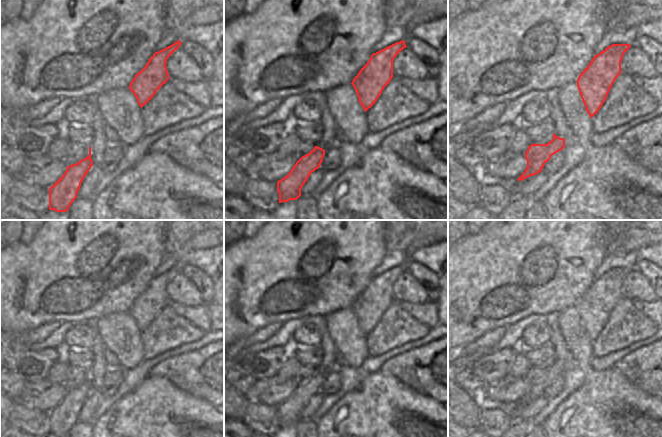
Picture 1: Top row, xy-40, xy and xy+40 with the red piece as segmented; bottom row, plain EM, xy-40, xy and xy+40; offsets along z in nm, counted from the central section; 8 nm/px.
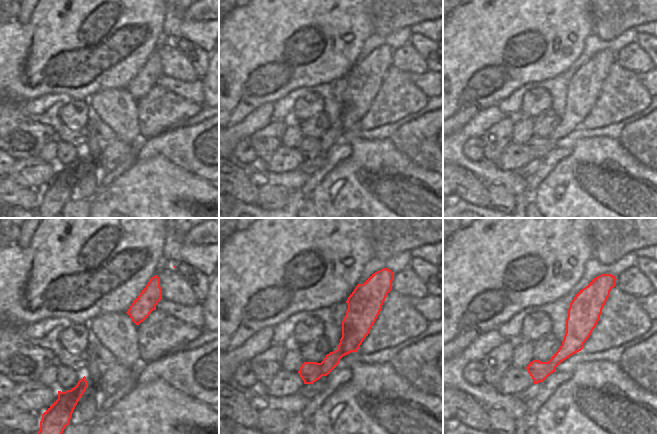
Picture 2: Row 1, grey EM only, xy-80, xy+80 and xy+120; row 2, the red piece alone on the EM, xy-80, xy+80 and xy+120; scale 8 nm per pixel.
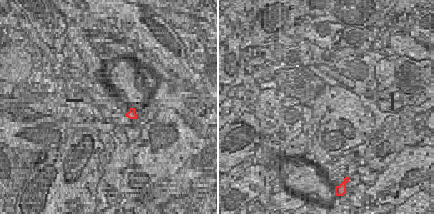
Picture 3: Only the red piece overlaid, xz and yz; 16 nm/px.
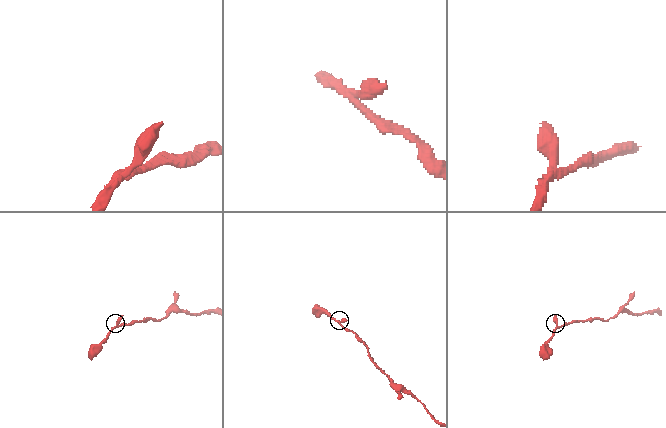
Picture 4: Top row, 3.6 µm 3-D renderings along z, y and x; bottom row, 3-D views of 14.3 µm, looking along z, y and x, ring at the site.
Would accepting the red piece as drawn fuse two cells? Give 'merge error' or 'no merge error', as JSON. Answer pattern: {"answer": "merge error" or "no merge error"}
{"answer": "merge error"}

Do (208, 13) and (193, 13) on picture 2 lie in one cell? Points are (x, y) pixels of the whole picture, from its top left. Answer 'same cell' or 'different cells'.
same cell

